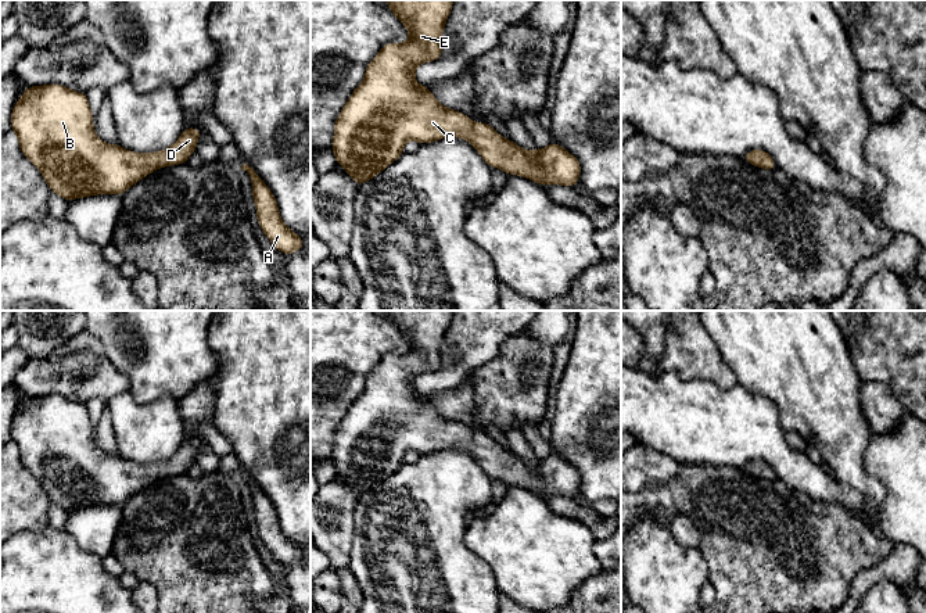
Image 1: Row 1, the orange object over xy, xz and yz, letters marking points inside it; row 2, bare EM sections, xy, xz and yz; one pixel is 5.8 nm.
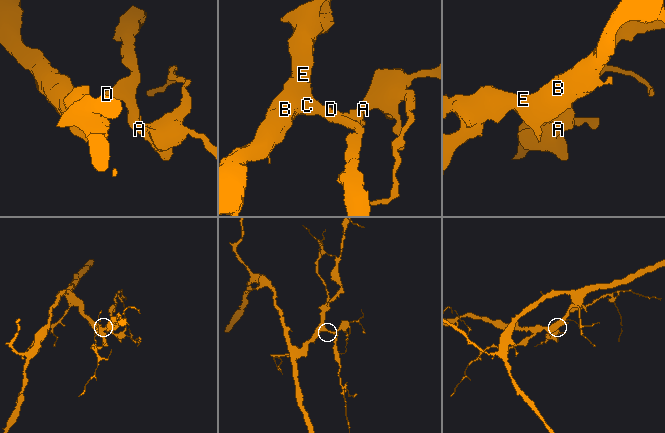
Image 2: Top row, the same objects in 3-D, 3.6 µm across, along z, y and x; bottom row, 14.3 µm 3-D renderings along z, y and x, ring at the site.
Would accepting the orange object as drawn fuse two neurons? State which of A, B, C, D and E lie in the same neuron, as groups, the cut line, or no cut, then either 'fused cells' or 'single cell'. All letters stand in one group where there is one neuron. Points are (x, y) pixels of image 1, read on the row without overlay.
A B C D E | no cut | single cell

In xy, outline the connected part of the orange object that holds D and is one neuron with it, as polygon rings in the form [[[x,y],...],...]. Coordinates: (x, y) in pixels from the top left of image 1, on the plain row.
[[[57,394],[28,397],[11,423],[11,440],[22,465],[42,483],[49,499],[67,513],[97,505],[122,506],[151,483],[187,473],[201,444],[200,438],[186,438],[164,462],[139,465],[116,454],[101,452],[93,440],[93,429],[86,404]]]

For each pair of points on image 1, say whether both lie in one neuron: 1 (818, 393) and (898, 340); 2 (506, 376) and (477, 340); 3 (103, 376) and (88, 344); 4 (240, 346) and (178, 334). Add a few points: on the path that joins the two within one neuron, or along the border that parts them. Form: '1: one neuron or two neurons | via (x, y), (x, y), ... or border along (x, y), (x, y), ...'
1: two neurons | border along (849, 350), (862, 382)
2: two neurons | border along (513, 334), (501, 344), (491, 359), (470, 372)
3: one neuron | via (94, 368), (88, 361), (88, 352)
4: two neurons | border along (208, 325), (208, 346), (221, 362), (216, 372)

